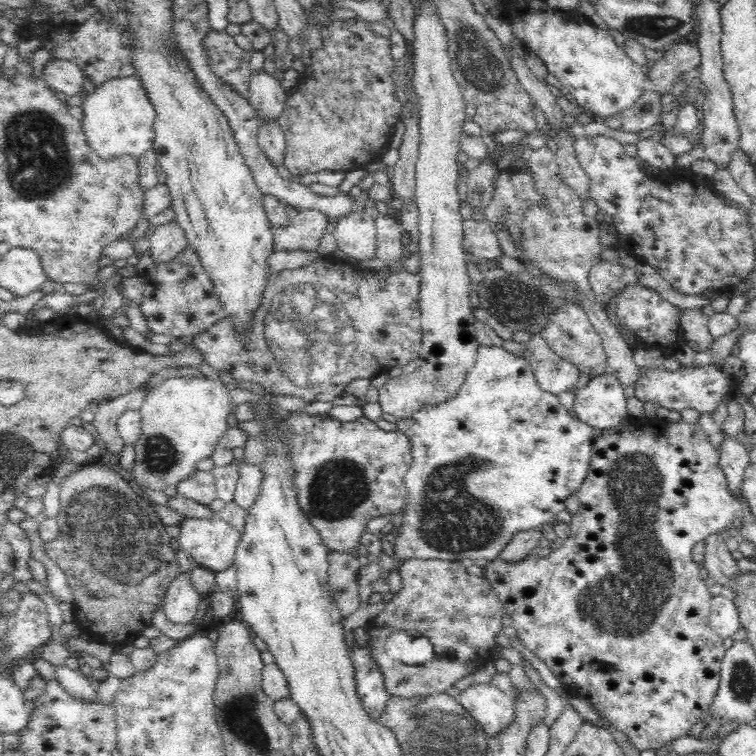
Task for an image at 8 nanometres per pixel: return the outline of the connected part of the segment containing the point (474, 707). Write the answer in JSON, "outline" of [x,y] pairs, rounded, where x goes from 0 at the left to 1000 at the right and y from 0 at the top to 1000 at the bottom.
{"outline":[[[631,905],[618,910],[606,923],[608,931],[626,947],[628,954],[638,962],[644,978],[664,971],[669,963],[677,960],[683,952],[683,929],[669,917],[661,914],[651,905]]]}

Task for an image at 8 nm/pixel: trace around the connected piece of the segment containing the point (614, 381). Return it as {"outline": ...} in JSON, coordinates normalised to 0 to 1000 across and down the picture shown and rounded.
{"outline":[[[807,491],[782,500],[775,511],[759,520],[758,542],[783,566],[810,566],[832,552],[827,511]]]}

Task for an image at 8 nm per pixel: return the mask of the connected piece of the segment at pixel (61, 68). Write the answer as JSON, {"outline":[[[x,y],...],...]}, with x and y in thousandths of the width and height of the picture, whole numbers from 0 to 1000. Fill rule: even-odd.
{"outline":[[[66,78],[56,90],[54,102],[74,122],[106,127],[112,98],[101,83],[87,78]]]}

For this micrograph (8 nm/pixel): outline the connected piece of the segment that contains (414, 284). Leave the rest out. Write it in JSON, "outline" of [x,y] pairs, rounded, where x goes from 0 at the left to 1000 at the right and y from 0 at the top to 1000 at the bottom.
{"outline":[[[418,340],[406,351],[357,361],[343,403],[324,435],[315,438],[310,419],[299,413],[296,421],[258,442],[253,451],[270,467],[275,484],[304,495],[310,504],[345,508],[353,520],[386,522],[405,533],[439,532],[450,521],[458,521],[467,503],[492,503],[552,475],[557,452],[557,365],[540,360],[529,348],[503,358],[515,361],[513,368],[468,361],[456,352],[434,347],[431,340]]]}

